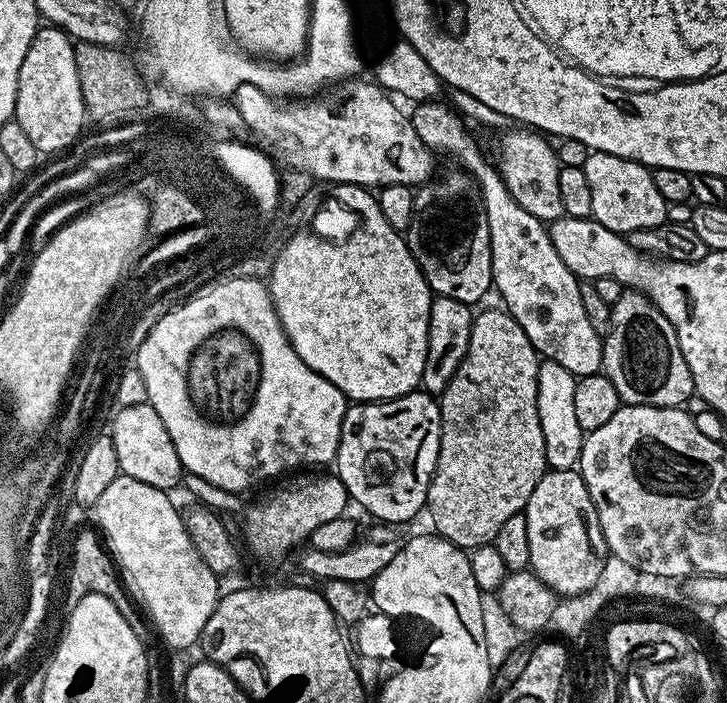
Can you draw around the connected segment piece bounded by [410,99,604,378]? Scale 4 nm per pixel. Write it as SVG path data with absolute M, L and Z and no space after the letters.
M439 99L417 103L412 108L413 112L410 112L410 119L418 138L422 138L427 148L436 154L445 152L446 155L453 156L460 163L457 165L471 175L480 189L480 201L484 204L486 222L490 230L492 283L495 295L498 294L504 299L503 307L516 319L518 326L522 326L526 338L530 338L530 342L544 360L553 360L558 366L566 366L566 370L570 370L570 374L577 378L597 375L604 363L604 346L602 336L594 332L589 319L586 318L585 307L582 306L582 297L579 293L581 281L562 262L562 258L558 258L558 252L554 250L554 244L548 237L545 221L534 218L534 214L528 213L527 210L522 210L522 206L518 206L518 202L514 202L514 198L506 190L504 180L499 176L497 169L493 165L491 168L484 161L479 146L468 133L469 125L454 109L440 103Z

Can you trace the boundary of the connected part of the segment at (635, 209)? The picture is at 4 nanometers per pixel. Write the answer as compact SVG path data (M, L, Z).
M589 151L583 169L590 182L591 219L606 226L606 230L627 234L653 228L669 219L670 205L662 198L662 194L658 194L658 186L654 186L654 178L647 164L614 154Z

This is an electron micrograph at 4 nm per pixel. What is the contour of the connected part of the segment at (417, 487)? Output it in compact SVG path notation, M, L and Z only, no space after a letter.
M423 390L407 392L393 400L356 402L342 418L342 434L334 454L334 472L346 486L349 497L369 512L376 522L401 526L425 511L428 487L438 462L440 449L440 405Z

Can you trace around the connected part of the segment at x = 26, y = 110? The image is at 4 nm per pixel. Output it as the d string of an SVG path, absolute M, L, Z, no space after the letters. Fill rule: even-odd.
M37 27L34 38L30 42L30 50L26 50L26 58L22 58L22 70L18 70L18 94L16 95L16 111L14 118L26 130L30 142L38 146L41 154L60 152L63 148L71 149L81 135L80 127L86 124L82 90L78 86L78 66L74 66L74 40L60 27Z

